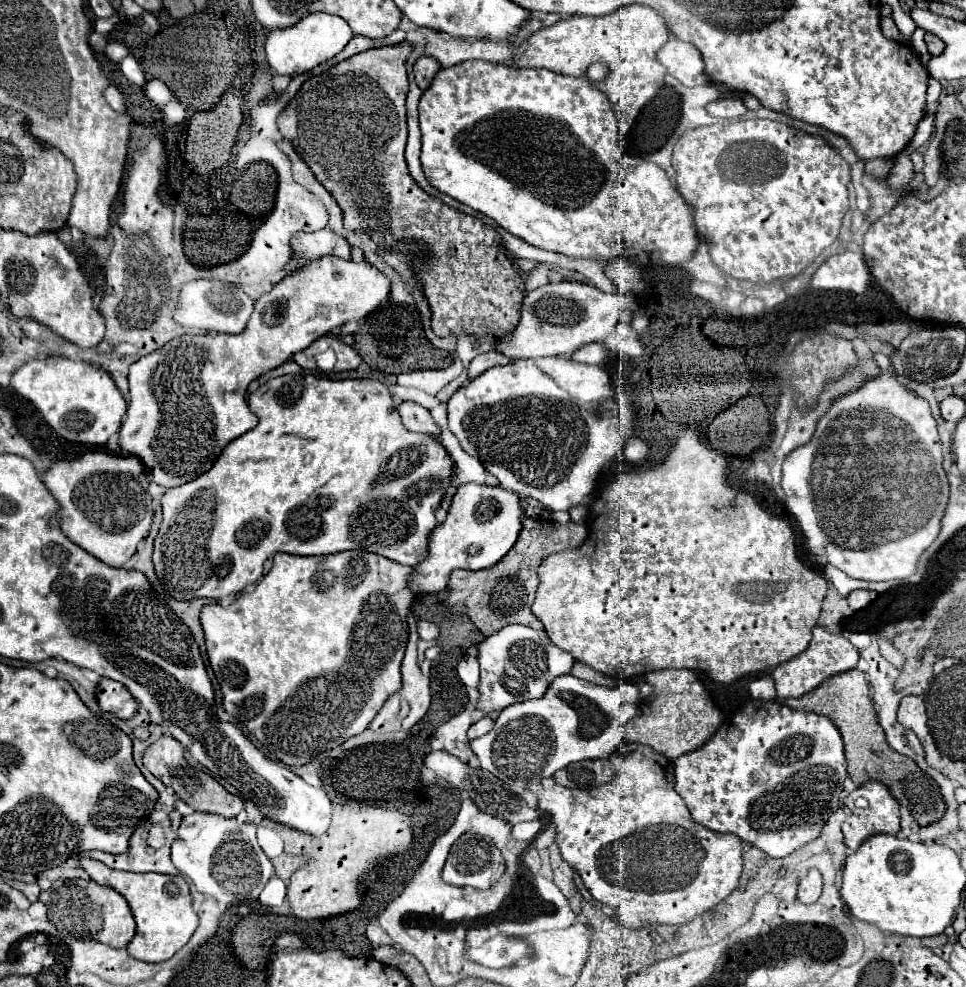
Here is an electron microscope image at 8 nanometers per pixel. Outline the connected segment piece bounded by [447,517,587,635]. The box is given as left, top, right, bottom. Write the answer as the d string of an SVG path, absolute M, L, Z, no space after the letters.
M527 517L523 519L523 529L515 545L511 547L511 553L507 553L507 557L503 557L503 561L499 561L495 567L489 567L485 571L453 571L451 573L451 579L449 579L451 593L447 597L447 605L455 611L463 611L463 607L467 607L469 619L475 623L475 627L483 635L493 635L511 623L543 629L543 623L531 613L531 603L539 585L537 567L541 565L543 557L551 553L579 547L585 541L585 537L587 537L587 527L583 523L569 521L565 525L561 523L555 525L551 519Z

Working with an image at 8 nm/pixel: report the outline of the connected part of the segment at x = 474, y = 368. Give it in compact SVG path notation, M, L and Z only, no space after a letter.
M489 351L489 353L483 353L483 355L477 355L471 365L469 365L469 379L481 375L483 371L491 369L491 367L497 367L497 365L507 365L511 363L509 357L503 357L503 353L499 351Z

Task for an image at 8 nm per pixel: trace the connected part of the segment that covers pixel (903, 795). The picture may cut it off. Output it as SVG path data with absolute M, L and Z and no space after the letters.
M849 669L847 673L837 673L835 677L829 677L823 685L815 687L811 693L805 693L803 697L797 697L791 701L779 701L779 697L775 697L775 701L791 709L827 715L835 723L845 743L847 771L855 785L863 785L865 781L871 781L871 779L885 783L901 805L911 805L909 809L919 825L929 825L941 819L945 811L945 803L941 799L937 783L927 773L923 773L915 761L895 753L889 747L885 733L877 721L873 701L869 697L869 685L867 685L865 673L861 673L859 669Z

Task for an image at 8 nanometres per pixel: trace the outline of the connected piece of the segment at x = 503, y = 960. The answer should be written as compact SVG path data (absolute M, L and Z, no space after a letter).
M499 935L495 939L485 941L477 949L469 949L467 957L479 965L495 969L495 967L507 967L507 965L517 963L519 959L527 957L529 951L531 947L523 939Z

